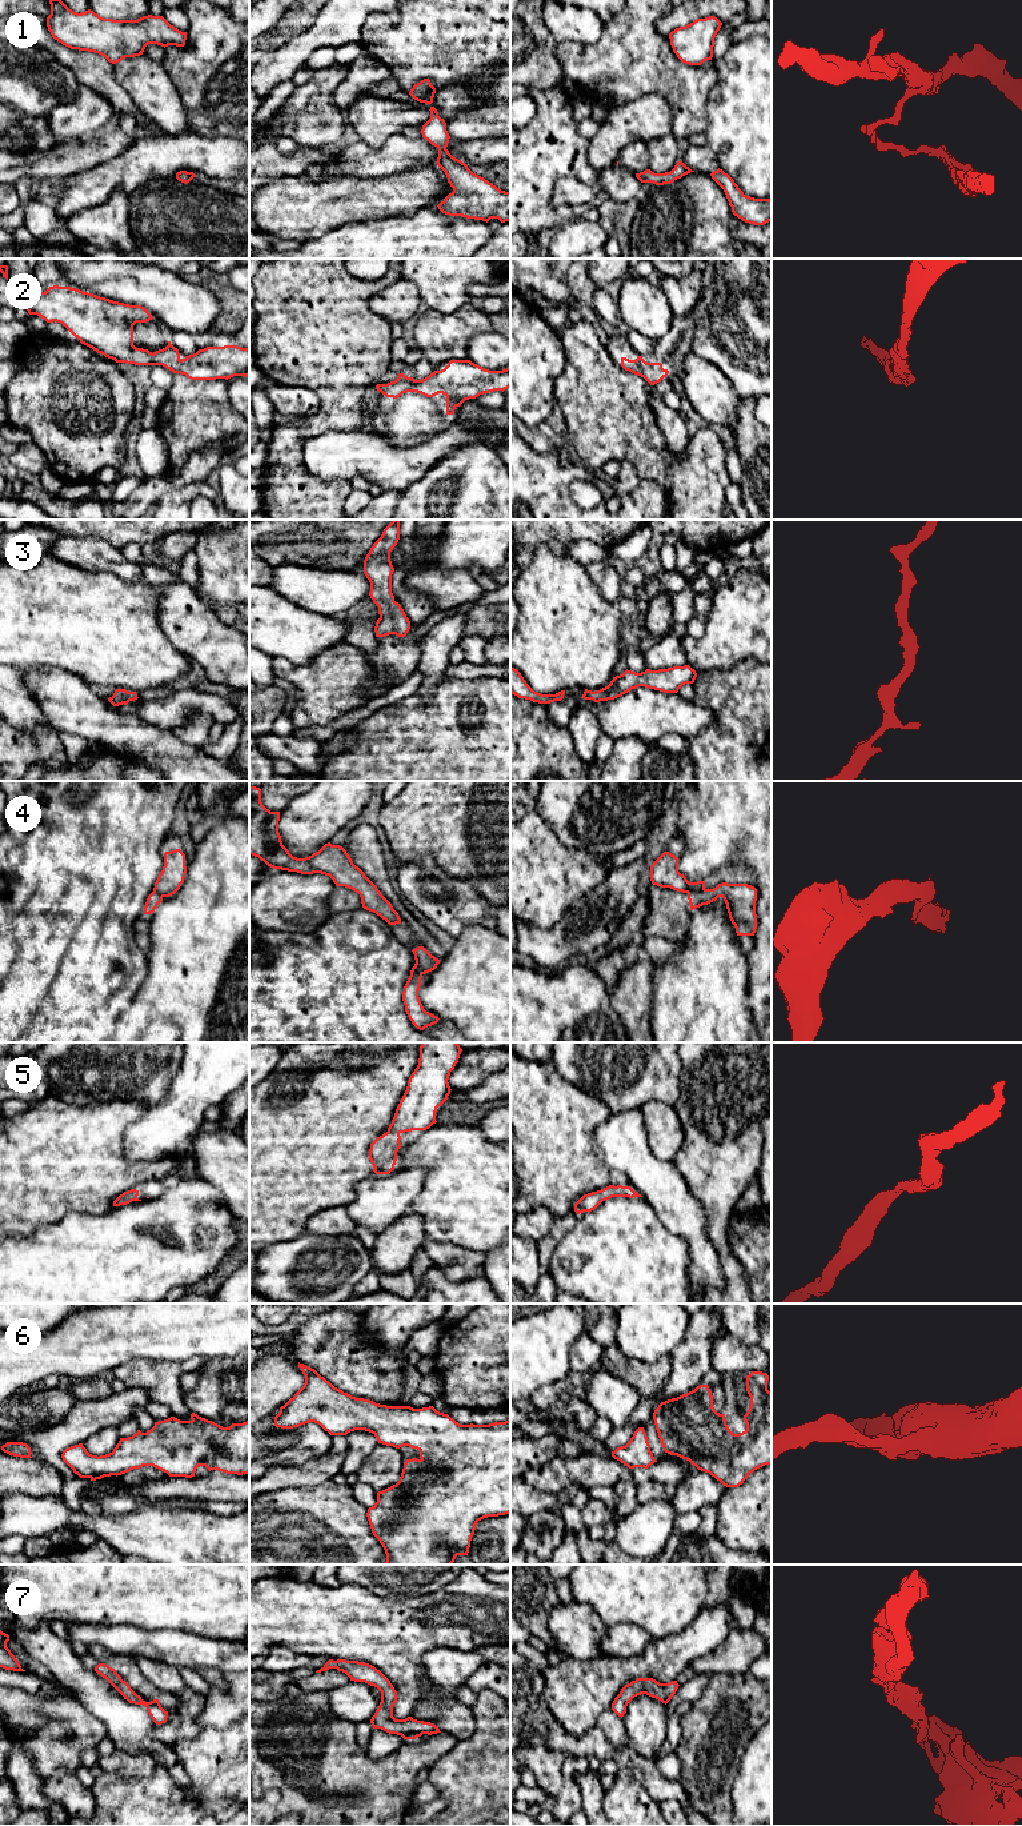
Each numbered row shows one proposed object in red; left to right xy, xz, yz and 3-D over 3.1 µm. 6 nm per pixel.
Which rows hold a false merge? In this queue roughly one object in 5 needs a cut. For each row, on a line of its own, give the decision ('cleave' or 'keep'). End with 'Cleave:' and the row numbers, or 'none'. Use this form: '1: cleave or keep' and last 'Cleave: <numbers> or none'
1: keep
2: keep
3: keep
4: cleave
5: keep
6: keep
7: keep
Cleave: 4

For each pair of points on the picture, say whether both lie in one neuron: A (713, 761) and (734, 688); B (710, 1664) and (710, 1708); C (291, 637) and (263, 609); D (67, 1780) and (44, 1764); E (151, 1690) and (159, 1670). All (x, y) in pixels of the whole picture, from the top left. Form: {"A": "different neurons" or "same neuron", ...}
{"A": "same neuron", "B": "different neurons", "C": "same neuron", "D": "different neurons", "E": "different neurons"}

